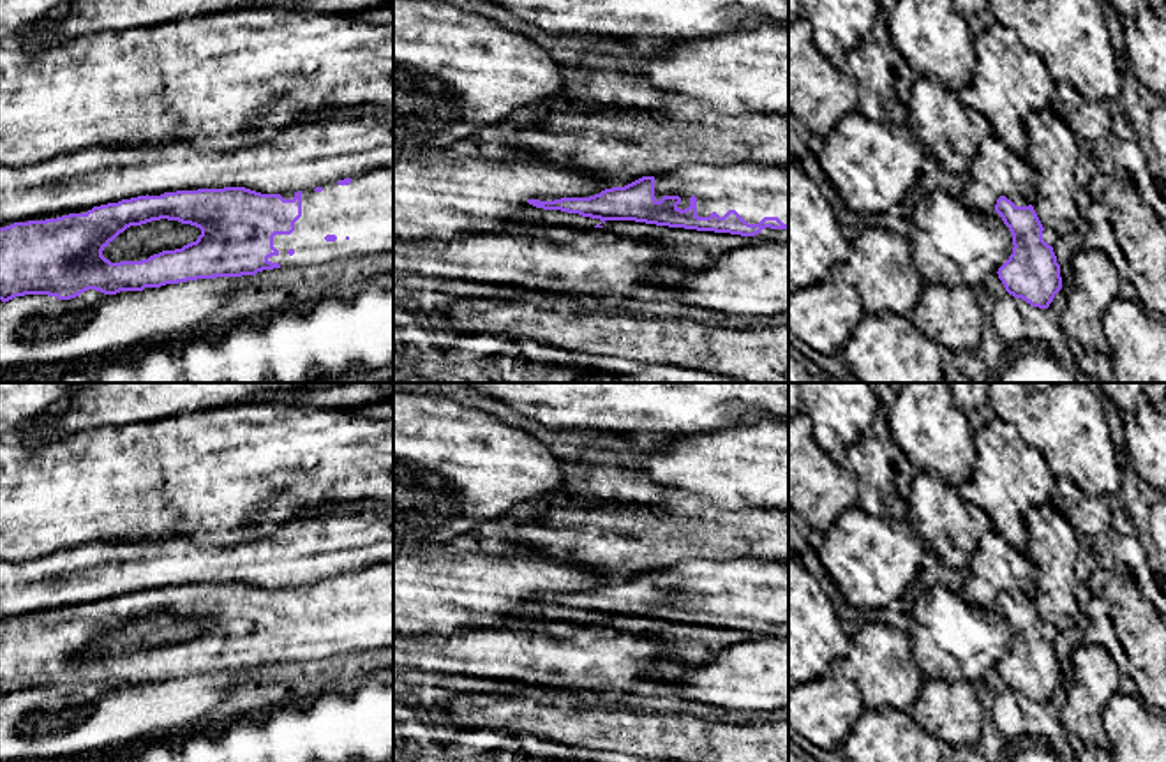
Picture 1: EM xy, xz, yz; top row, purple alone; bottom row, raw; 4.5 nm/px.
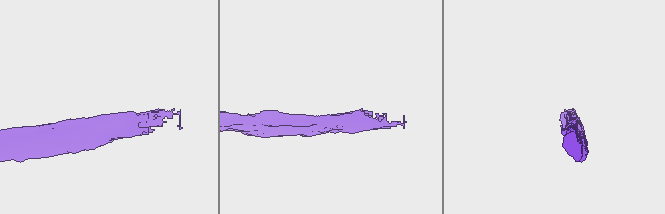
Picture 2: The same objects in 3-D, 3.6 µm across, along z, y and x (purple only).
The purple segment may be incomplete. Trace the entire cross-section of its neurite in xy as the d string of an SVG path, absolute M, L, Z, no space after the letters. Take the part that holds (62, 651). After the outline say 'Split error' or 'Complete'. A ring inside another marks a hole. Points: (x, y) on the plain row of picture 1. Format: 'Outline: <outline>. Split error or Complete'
Outline: M393 563L284 589L245 582L198 584L138 591L93 601L86 609L14 617L0 623L0 695L48 690L71 695L88 684L104 690L143 686L198 674L256 670L280 661L314 661L362 649L393 647ZM178 616L201 624L196 637L141 656L111 658L102 646L127 623Z. Split error

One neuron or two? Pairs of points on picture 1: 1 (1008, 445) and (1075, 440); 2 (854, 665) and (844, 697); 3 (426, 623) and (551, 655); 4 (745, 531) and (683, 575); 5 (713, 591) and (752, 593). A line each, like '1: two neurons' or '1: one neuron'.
1: two neurons
2: two neurons
3: two neurons
4: two neurons
5: one neuron

